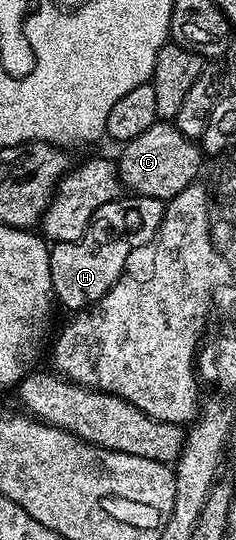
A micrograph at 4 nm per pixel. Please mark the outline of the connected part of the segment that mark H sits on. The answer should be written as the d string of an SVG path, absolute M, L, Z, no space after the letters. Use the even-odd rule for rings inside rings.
M127 194L121 199L113 199L108 205L100 205L86 226L80 241L55 243L50 247L50 268L52 269L52 289L55 300L67 307L67 312L85 311L112 285L123 278L126 262L137 247L151 242L158 234L158 226L166 212L166 203L160 199L143 195Z

